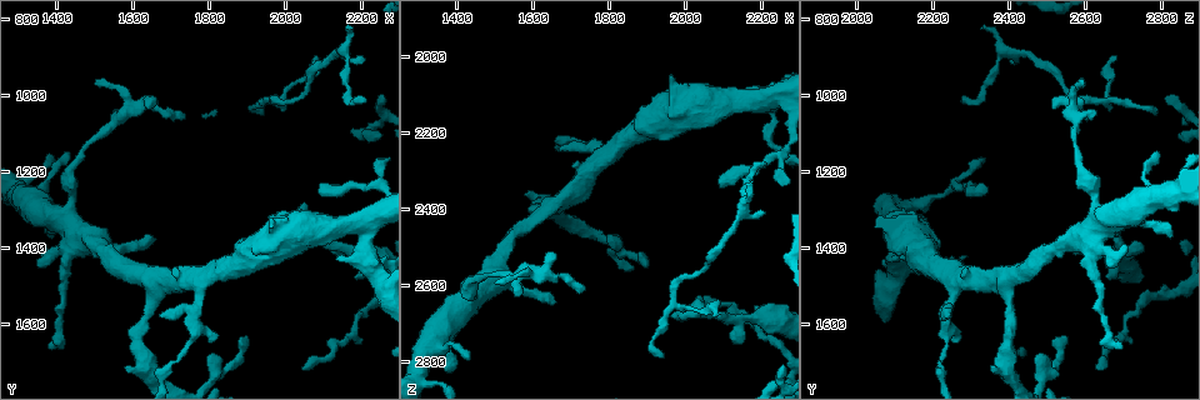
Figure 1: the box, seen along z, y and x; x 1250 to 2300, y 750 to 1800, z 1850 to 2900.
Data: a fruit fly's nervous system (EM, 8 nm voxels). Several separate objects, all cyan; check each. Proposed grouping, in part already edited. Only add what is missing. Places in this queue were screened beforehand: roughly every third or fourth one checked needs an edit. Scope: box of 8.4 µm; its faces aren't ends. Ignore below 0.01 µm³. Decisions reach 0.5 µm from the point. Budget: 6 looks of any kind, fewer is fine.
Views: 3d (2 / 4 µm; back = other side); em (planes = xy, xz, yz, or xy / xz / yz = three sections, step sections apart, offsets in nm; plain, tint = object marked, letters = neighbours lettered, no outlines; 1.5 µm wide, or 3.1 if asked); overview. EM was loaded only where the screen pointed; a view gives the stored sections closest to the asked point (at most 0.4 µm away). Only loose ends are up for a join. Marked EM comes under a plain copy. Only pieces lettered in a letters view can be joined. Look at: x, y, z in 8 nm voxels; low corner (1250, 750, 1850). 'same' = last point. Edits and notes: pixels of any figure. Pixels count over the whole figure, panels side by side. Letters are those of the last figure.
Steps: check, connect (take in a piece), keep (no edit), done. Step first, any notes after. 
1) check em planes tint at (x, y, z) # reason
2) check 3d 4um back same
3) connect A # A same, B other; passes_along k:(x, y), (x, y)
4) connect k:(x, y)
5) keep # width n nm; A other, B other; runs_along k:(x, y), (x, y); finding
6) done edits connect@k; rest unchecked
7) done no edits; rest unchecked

check em xz step 8 letters at (1945, 1055, 2790) # tapers out

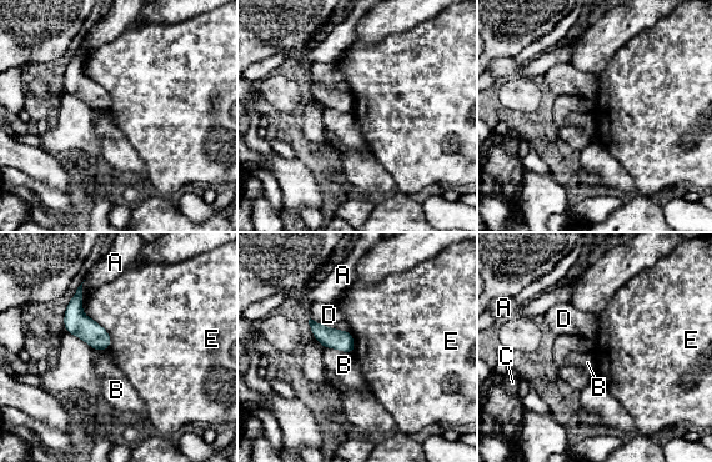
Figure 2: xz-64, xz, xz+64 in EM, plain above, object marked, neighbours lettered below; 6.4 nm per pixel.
check em planes letters same # another direction

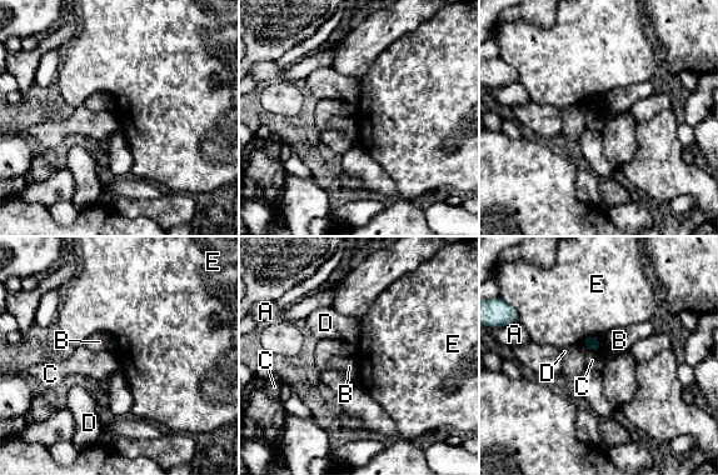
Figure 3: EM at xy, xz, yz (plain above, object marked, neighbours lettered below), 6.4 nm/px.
keep # A other, B other, C other, D other, E other; border 3:(588, 350), (598, 351); none of them fits

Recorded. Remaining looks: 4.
check em planes letters at (2075, 910, 2685) # an open end

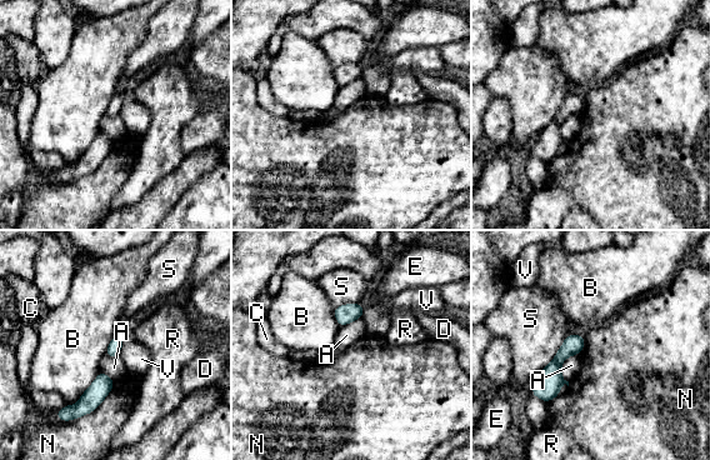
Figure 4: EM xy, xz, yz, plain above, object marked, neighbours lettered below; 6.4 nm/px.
keep # longest_contact N 420 nm; A other, B other, C other, D other, E other, N other, R other, S other, V other; border 4:(114, 380), (94, 410), (65, 421); no lettered piece goes on from it

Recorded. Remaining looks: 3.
check em planes tint at (2210, 1010, 2270) # free end

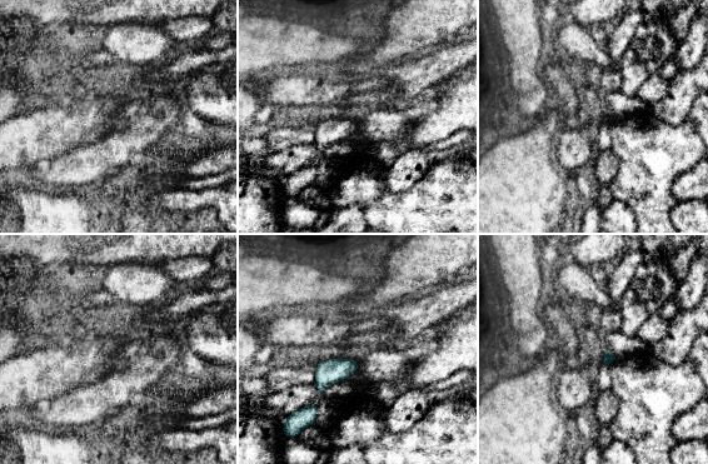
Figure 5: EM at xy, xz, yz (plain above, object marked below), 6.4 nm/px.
check em planes letters same

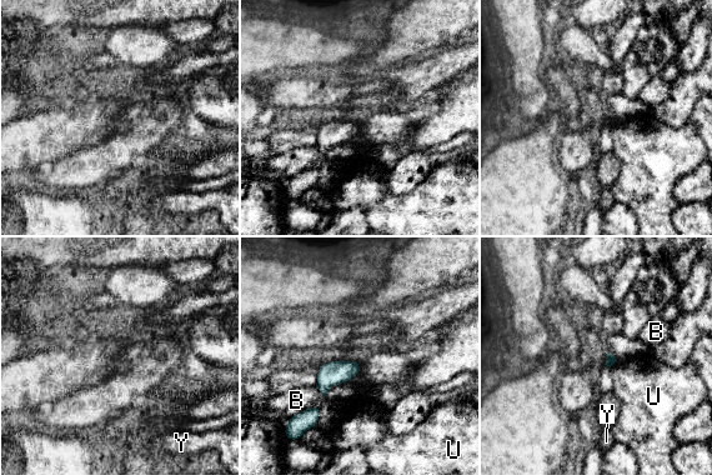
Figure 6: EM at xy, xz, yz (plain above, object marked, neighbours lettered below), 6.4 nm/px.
keep # B other, U other, Y other; border 6:(617, 360), (610, 366); no lettered piece goes on from it

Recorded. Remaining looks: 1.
done no edits; rest unchecked

